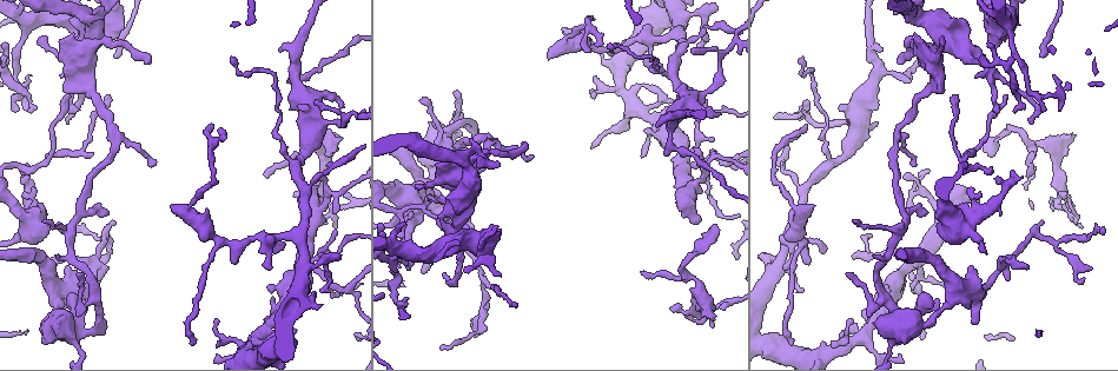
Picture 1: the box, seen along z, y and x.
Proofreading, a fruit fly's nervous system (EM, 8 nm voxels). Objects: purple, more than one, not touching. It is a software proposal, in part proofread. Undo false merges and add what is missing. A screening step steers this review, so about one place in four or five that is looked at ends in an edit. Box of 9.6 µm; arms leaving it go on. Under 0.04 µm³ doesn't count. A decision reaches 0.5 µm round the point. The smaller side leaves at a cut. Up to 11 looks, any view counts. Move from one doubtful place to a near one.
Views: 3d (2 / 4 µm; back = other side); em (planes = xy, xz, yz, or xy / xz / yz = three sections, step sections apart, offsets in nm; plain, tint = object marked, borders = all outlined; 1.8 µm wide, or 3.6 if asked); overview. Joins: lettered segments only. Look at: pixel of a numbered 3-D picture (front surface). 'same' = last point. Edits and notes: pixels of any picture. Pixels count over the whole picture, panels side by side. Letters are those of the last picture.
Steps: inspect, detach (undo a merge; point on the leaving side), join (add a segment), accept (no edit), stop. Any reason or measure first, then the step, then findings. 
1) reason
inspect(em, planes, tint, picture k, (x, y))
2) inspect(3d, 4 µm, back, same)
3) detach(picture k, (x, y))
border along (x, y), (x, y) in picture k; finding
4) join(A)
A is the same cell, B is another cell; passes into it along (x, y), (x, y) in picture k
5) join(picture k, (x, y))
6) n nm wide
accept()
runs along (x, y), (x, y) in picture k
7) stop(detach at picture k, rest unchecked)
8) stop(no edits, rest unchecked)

free end
inspect(em, planes, plain, picture 1, (72, 293))

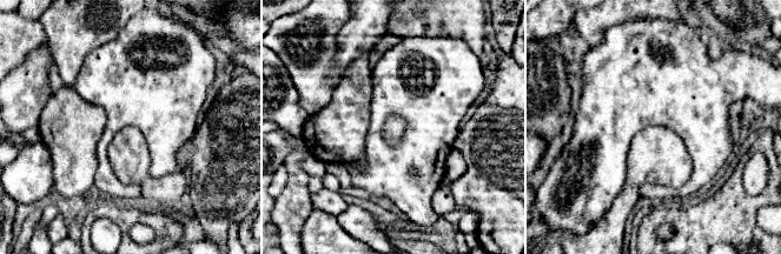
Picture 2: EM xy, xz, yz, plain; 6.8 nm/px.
see the neighbours
inspect(em, planes, borders, same)

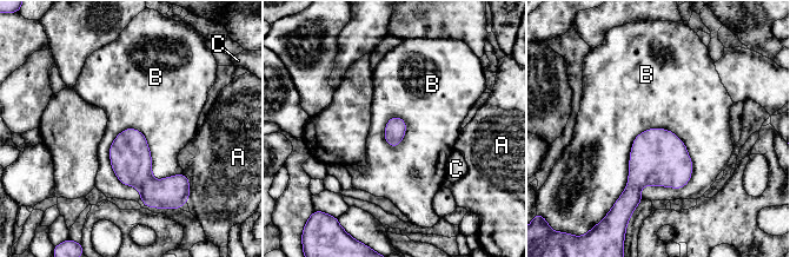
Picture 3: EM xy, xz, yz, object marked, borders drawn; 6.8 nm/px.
140 nm wide
accept()
A, B and C are other cells; border along (672, 131), (635, 138), (615, 202) in picture 3; no lettered segment goes on from it

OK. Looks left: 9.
tapers out
inspect(em, planes, tint, picture 1, (263, 174))

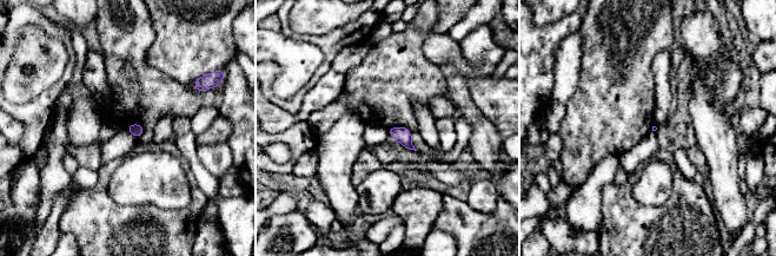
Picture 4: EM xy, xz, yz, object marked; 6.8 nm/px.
what lies round it
inspect(em, planes, borders, same)

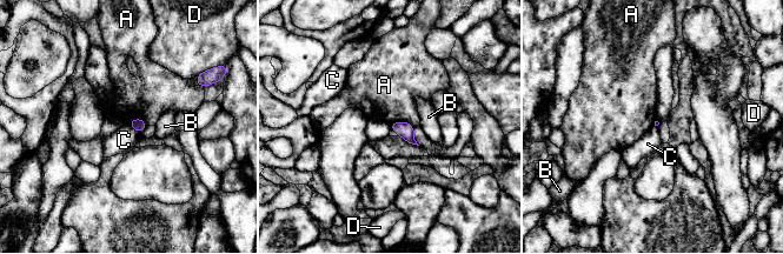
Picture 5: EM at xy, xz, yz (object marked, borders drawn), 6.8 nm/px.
accept()
A, B, C and D are other cells; border along (127, 122), (141, 119), (147, 125) in picture 5; no lettered segment goes on from it

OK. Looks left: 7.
tapers out
inspect(3d, 2 µm, picture 1, (714, 224))

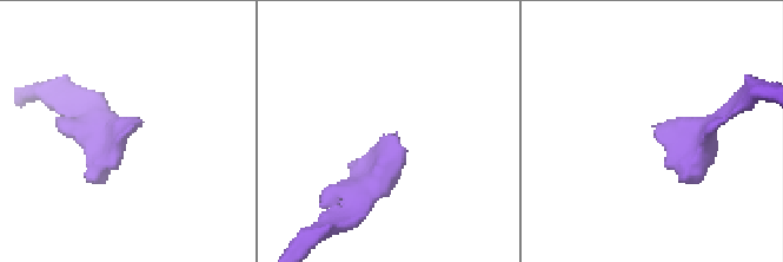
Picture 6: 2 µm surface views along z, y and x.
inspect(em, xy, step 8, tint, picture 6, (394, 136))

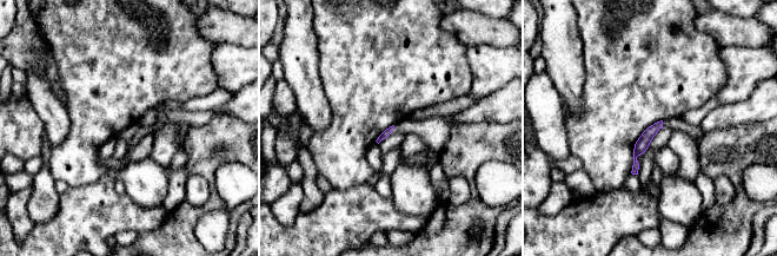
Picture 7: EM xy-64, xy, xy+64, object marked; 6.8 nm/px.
inspect(em, planes, borders, same)

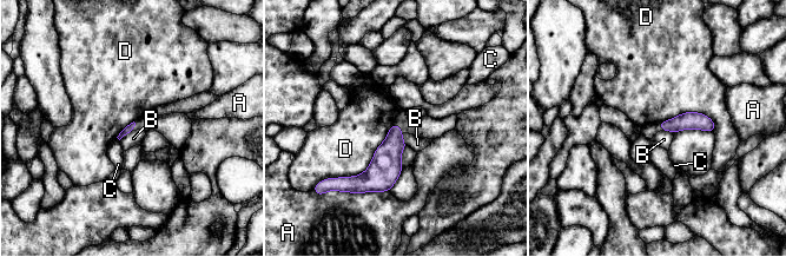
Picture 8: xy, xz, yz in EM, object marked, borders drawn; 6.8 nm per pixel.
accept()
A, B, C and D are other cells; border along (392, 123), (364, 171), (334, 178) in picture 8; no lettered segment goes on from it

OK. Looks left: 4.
thin end
inspect(em, yz, step 8, tint, picture 1, (855, 221))

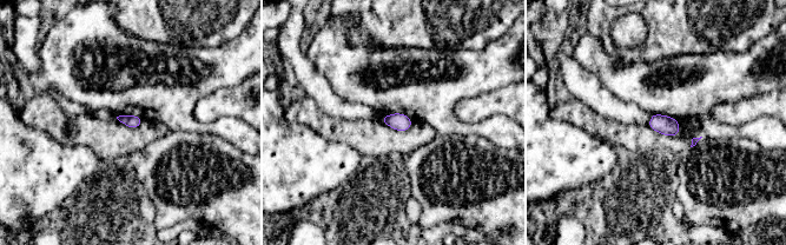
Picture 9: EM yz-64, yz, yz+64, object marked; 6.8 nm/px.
cut it another way
inspect(em, xz, step 4, borders, same)

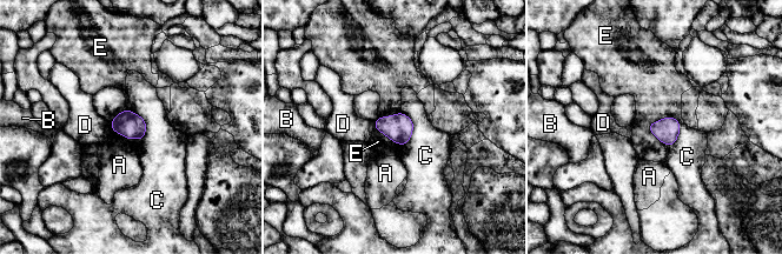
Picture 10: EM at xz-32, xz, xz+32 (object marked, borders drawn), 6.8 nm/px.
160 nm wide
accept()
A, B, C, D and E are other cells; border along (665, 115), (648, 128), (669, 147) in picture 10; no lettered segment goes on from it

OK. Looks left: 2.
stop(no edits, rest unchecked)

